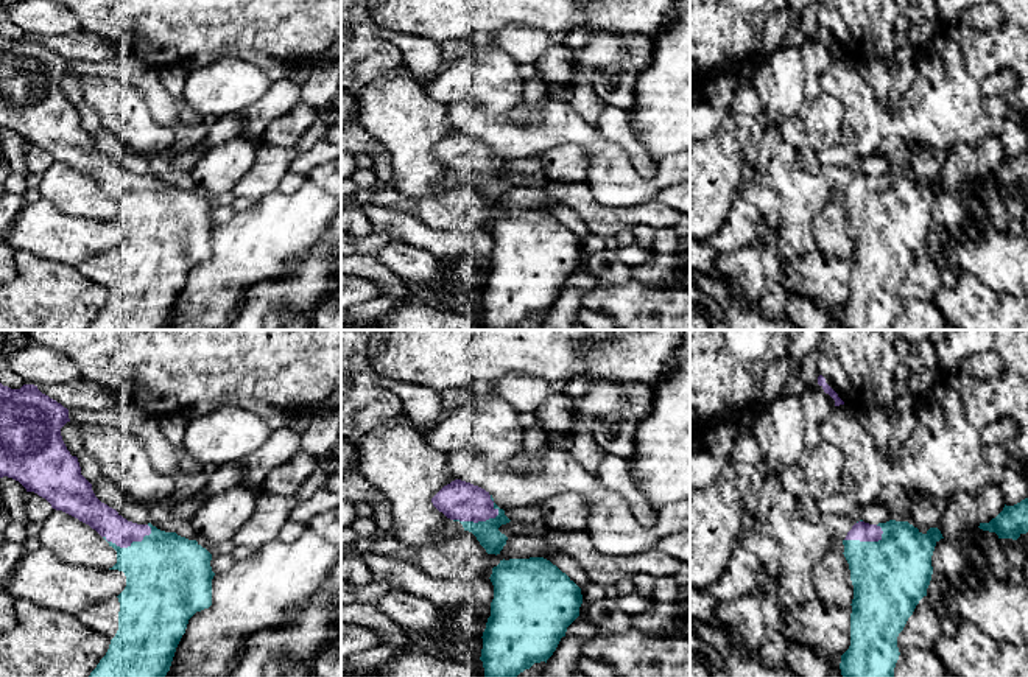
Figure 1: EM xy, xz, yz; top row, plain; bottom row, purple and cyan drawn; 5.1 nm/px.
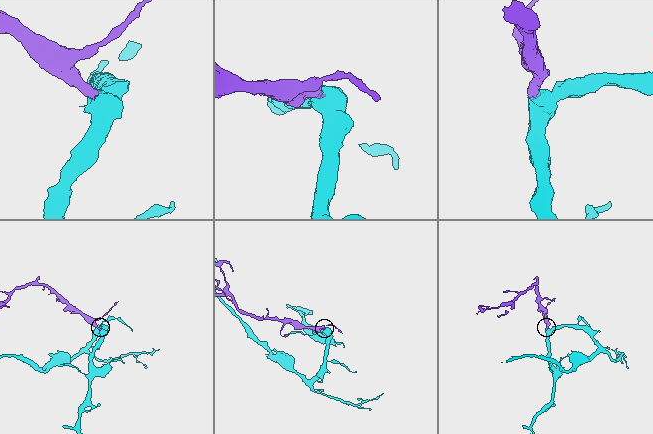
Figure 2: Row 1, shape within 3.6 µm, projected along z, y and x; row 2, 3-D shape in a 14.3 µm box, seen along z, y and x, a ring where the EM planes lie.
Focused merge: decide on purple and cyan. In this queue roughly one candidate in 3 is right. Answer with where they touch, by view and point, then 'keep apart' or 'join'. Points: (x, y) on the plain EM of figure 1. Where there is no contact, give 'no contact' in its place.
meets purple in xz at (477, 173); join

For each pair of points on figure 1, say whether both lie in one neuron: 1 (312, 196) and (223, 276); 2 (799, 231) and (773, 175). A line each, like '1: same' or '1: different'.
1: same
2: same

